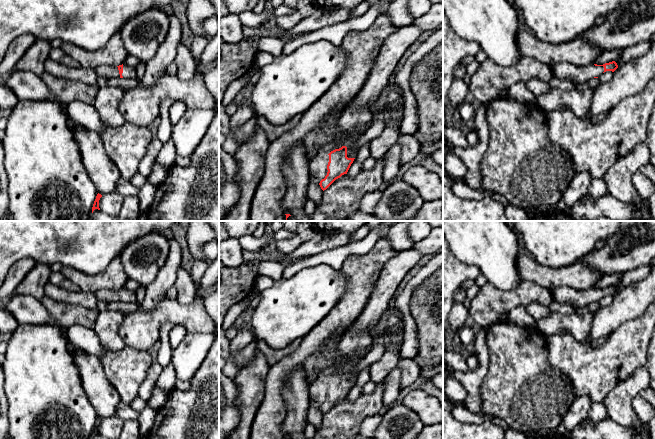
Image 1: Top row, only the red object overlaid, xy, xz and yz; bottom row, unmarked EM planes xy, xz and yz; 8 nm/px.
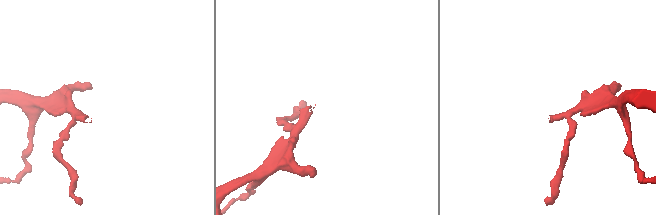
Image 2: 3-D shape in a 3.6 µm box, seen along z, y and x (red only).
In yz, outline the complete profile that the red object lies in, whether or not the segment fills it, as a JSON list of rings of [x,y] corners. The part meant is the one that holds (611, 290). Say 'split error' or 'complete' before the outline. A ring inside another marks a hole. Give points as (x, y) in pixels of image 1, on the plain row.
split error | [[[615,285],[603,289],[591,288],[586,290],[576,290],[571,287],[563,286],[551,292],[554,301],[578,308],[586,307],[593,302],[598,302],[606,295],[614,296],[618,292],[618,289]]]

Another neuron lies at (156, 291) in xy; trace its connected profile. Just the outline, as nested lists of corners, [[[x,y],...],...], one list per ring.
[[[169,239],[170,249],[165,264],[156,278],[146,286],[146,295],[140,303],[143,311],[153,311],[167,297],[167,291],[174,286],[177,272],[181,267],[182,249],[176,239]]]

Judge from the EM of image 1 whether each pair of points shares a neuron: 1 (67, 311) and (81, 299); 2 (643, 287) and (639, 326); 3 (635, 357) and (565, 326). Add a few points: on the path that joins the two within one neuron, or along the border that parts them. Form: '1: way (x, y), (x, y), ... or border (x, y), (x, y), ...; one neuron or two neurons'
1: border (52, 298), (58, 301), (95, 308); two neurons
2: border (644, 311), (637, 317), (626, 320), (619, 326); two neurons
3: border (610, 334), (603, 343), (596, 347), (580, 342); two neurons

